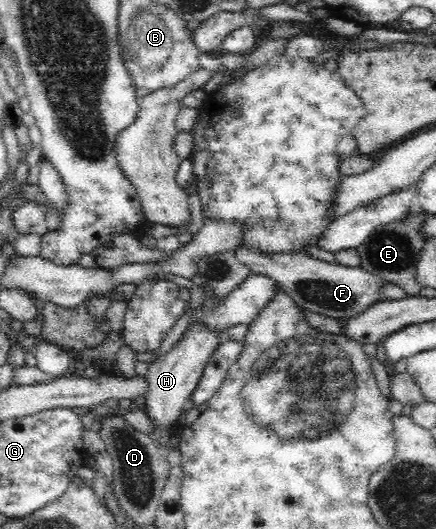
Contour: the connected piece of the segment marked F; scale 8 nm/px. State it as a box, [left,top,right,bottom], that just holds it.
[234,246,388,319]

